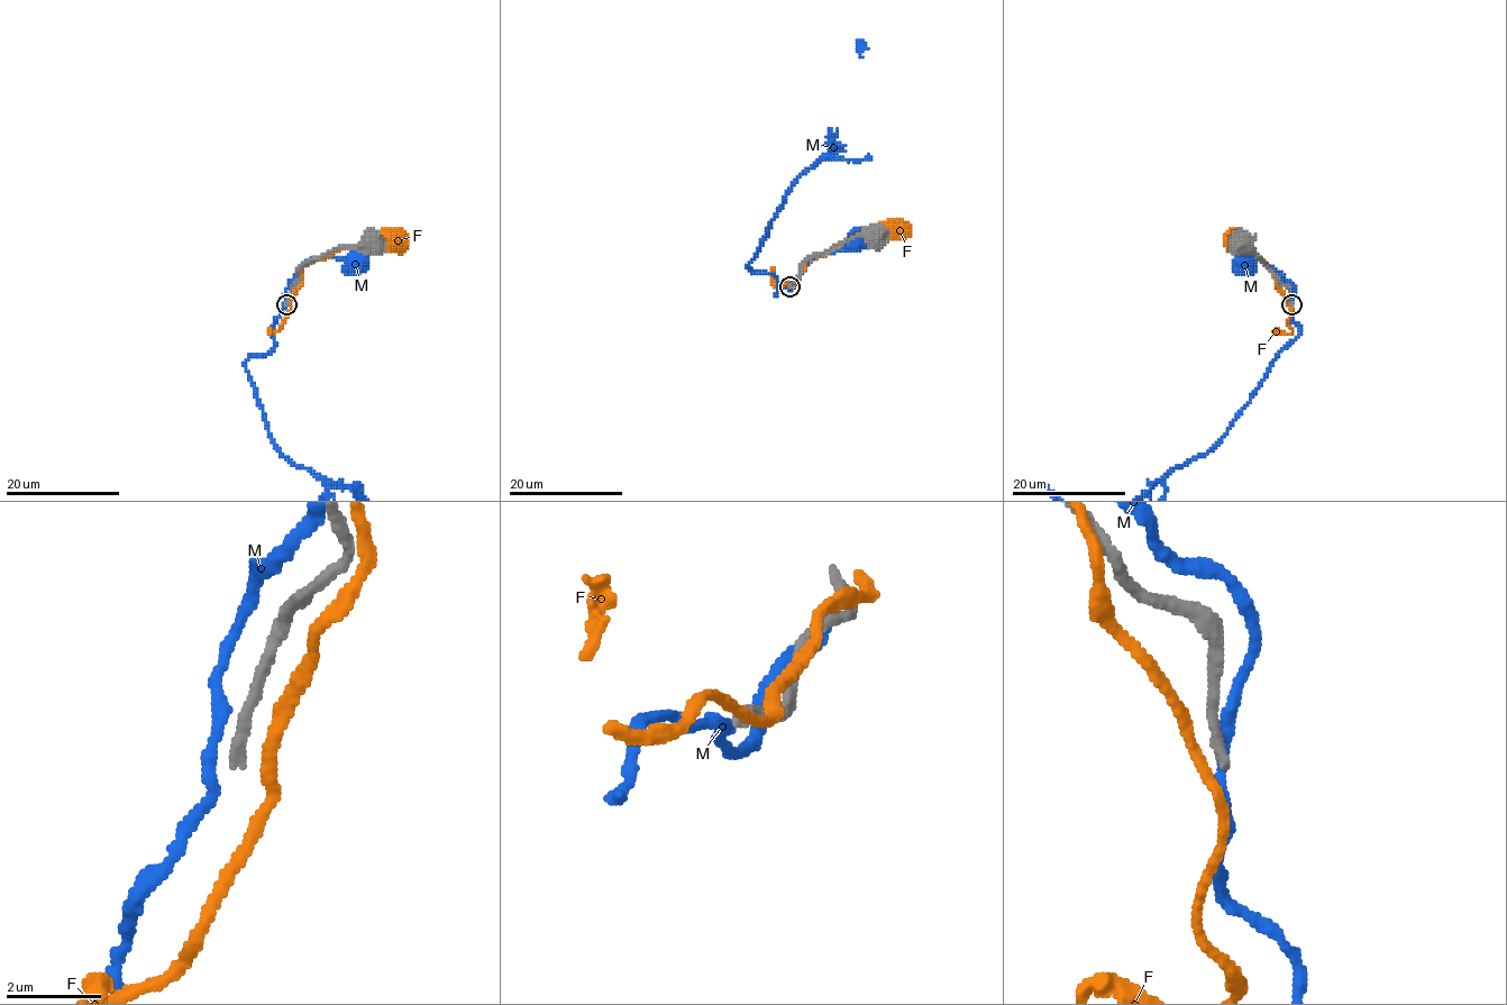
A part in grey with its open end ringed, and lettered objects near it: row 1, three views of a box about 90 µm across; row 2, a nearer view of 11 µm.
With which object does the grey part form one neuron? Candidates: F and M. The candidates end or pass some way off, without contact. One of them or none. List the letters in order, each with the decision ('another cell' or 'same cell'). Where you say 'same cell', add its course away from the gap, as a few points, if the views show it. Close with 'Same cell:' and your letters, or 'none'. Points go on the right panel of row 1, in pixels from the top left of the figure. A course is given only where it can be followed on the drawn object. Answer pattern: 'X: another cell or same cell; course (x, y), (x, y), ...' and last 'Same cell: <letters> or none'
F: another cell
M: another cell
Same cell: none

